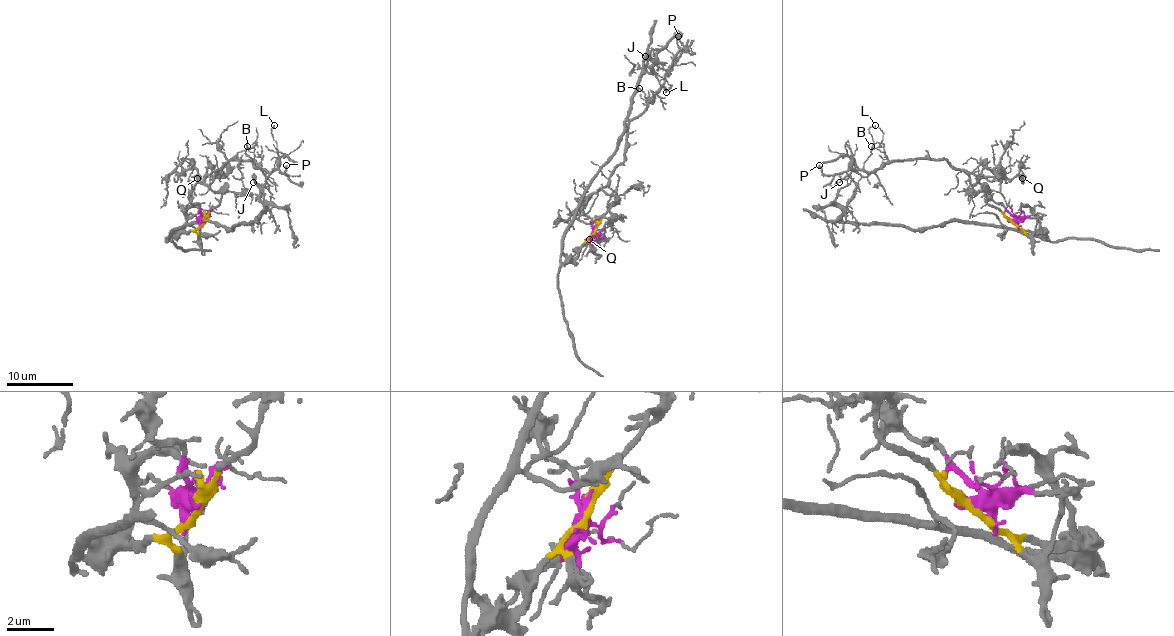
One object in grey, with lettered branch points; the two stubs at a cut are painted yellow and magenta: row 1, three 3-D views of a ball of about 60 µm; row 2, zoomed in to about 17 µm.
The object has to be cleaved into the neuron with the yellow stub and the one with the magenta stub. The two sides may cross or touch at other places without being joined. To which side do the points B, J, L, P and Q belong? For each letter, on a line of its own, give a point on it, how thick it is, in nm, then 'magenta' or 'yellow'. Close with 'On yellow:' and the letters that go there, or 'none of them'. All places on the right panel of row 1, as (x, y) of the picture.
B: at (871, 146); 140 nm thick; magenta
J: at (839, 182); 120 nm thick; yellow
L: at (875, 125); 90 nm thick; magenta
P: at (819, 165); 140 nm thick; magenta
Q: at (1022, 178); 140 nm thick; magenta
On yellow: J

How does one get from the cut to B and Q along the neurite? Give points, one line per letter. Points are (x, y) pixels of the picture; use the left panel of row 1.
B: (203, 222), (190, 191), (198, 182), (208, 184), (231, 159), (255, 159), (255, 144), (246, 146)
Q: (203, 222), (200, 206), (190, 201), (190, 191), (220, 174), (201, 181), (196, 177)

